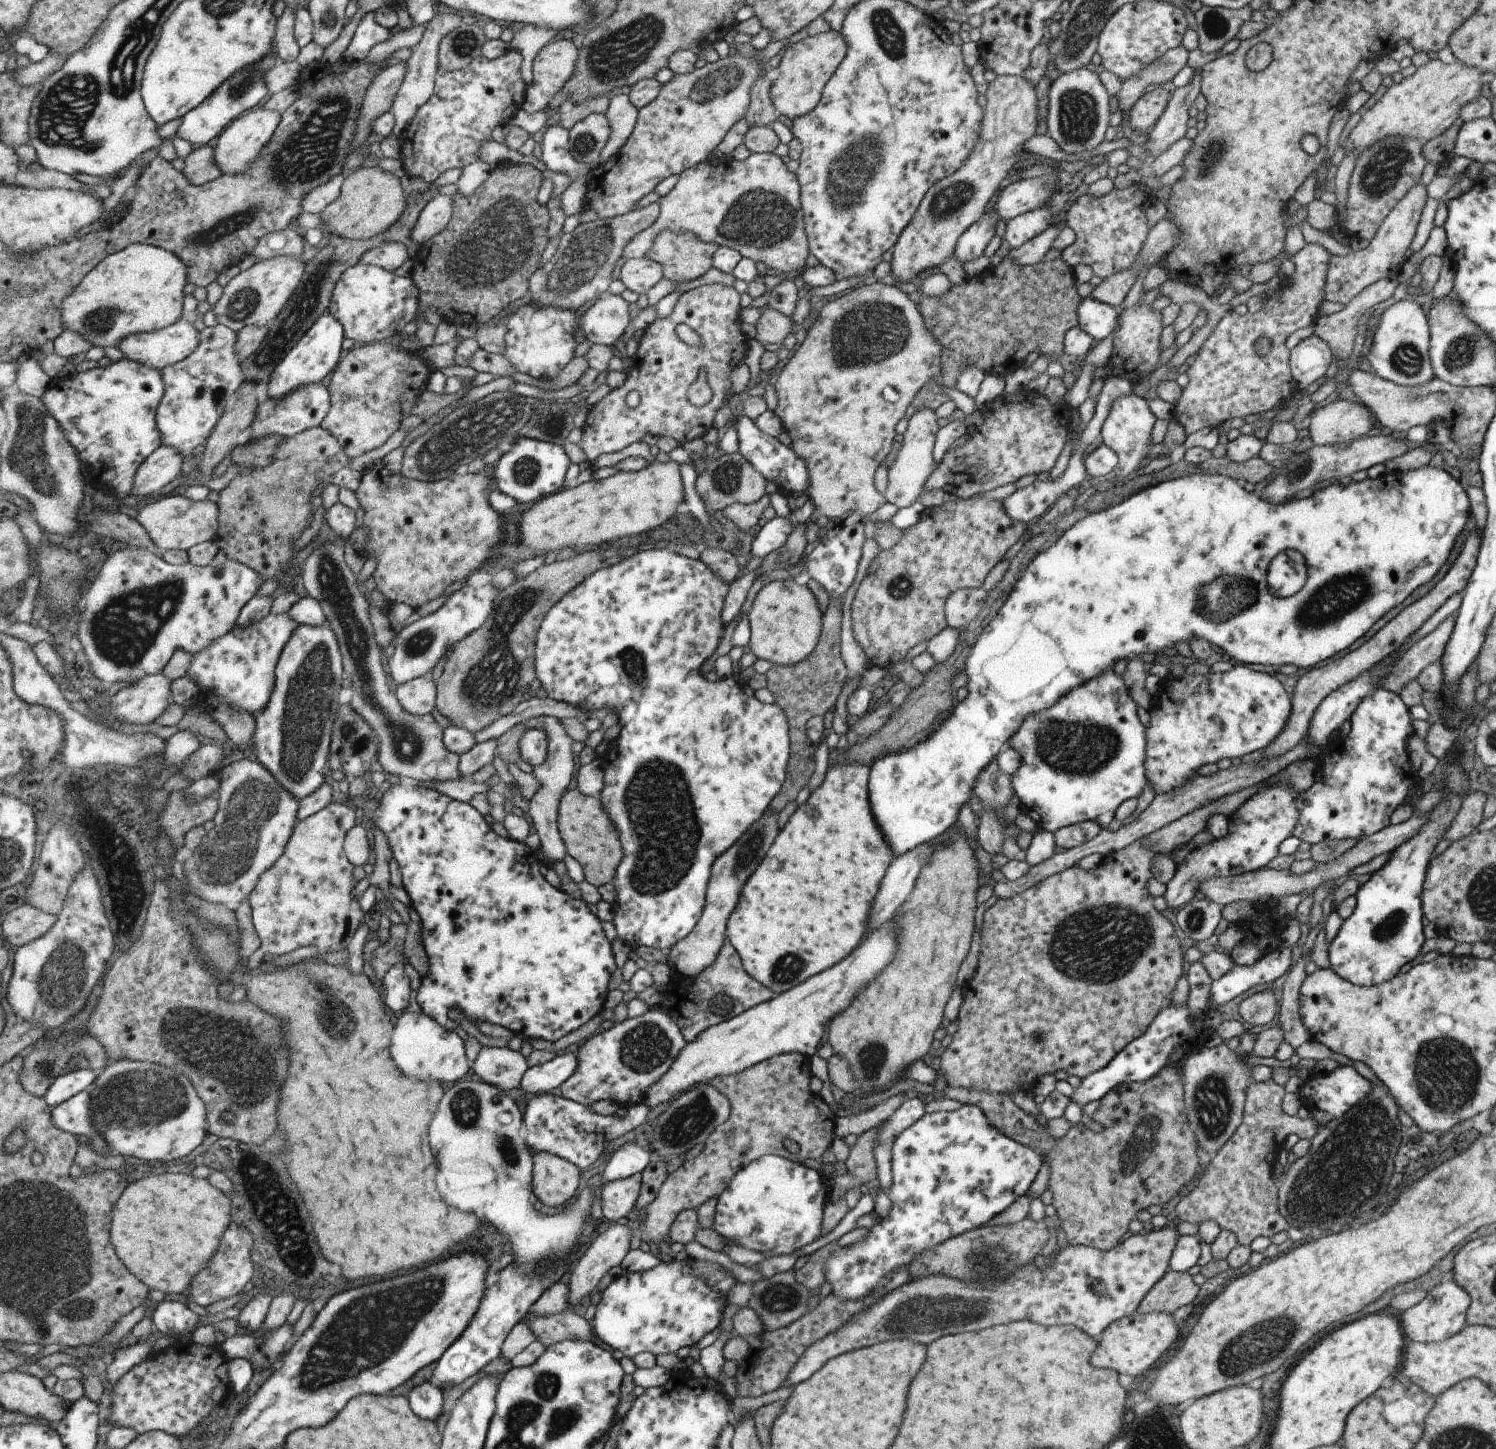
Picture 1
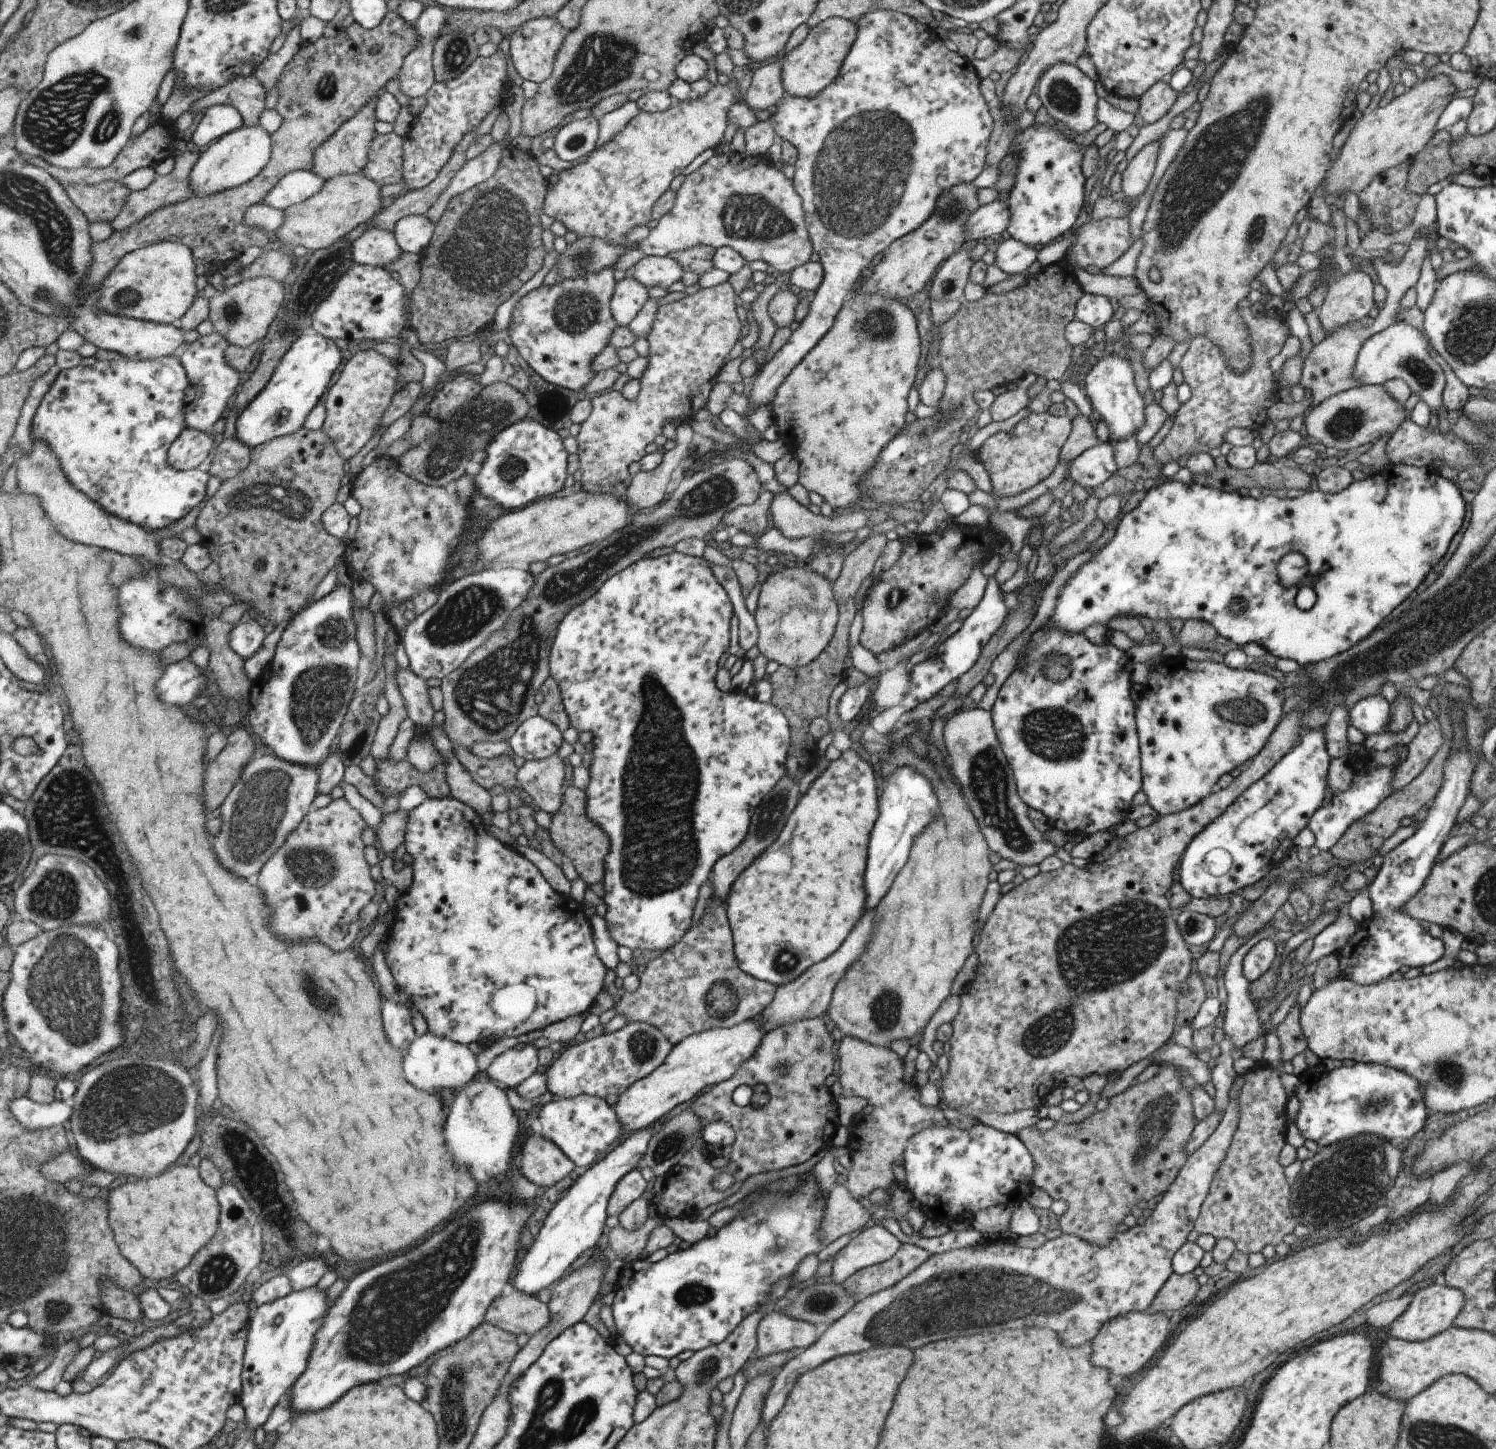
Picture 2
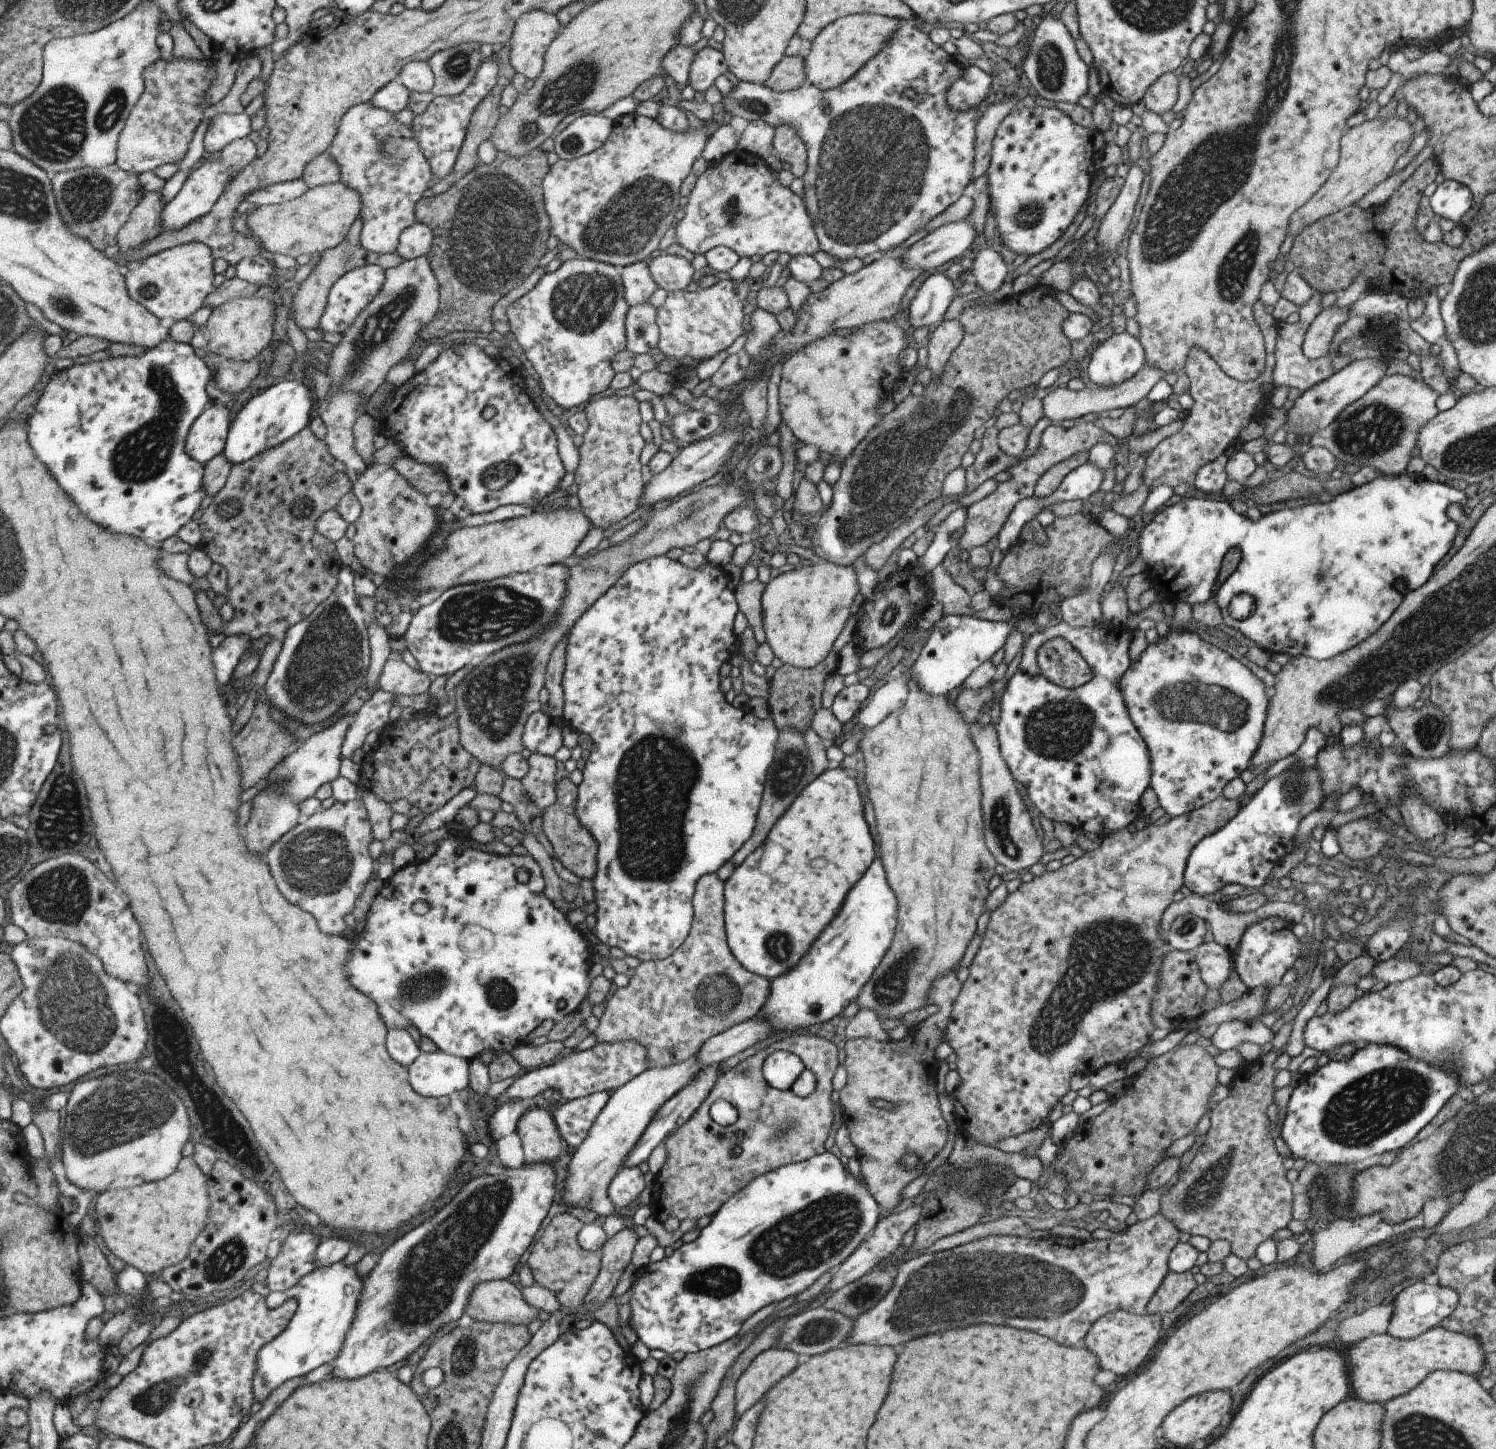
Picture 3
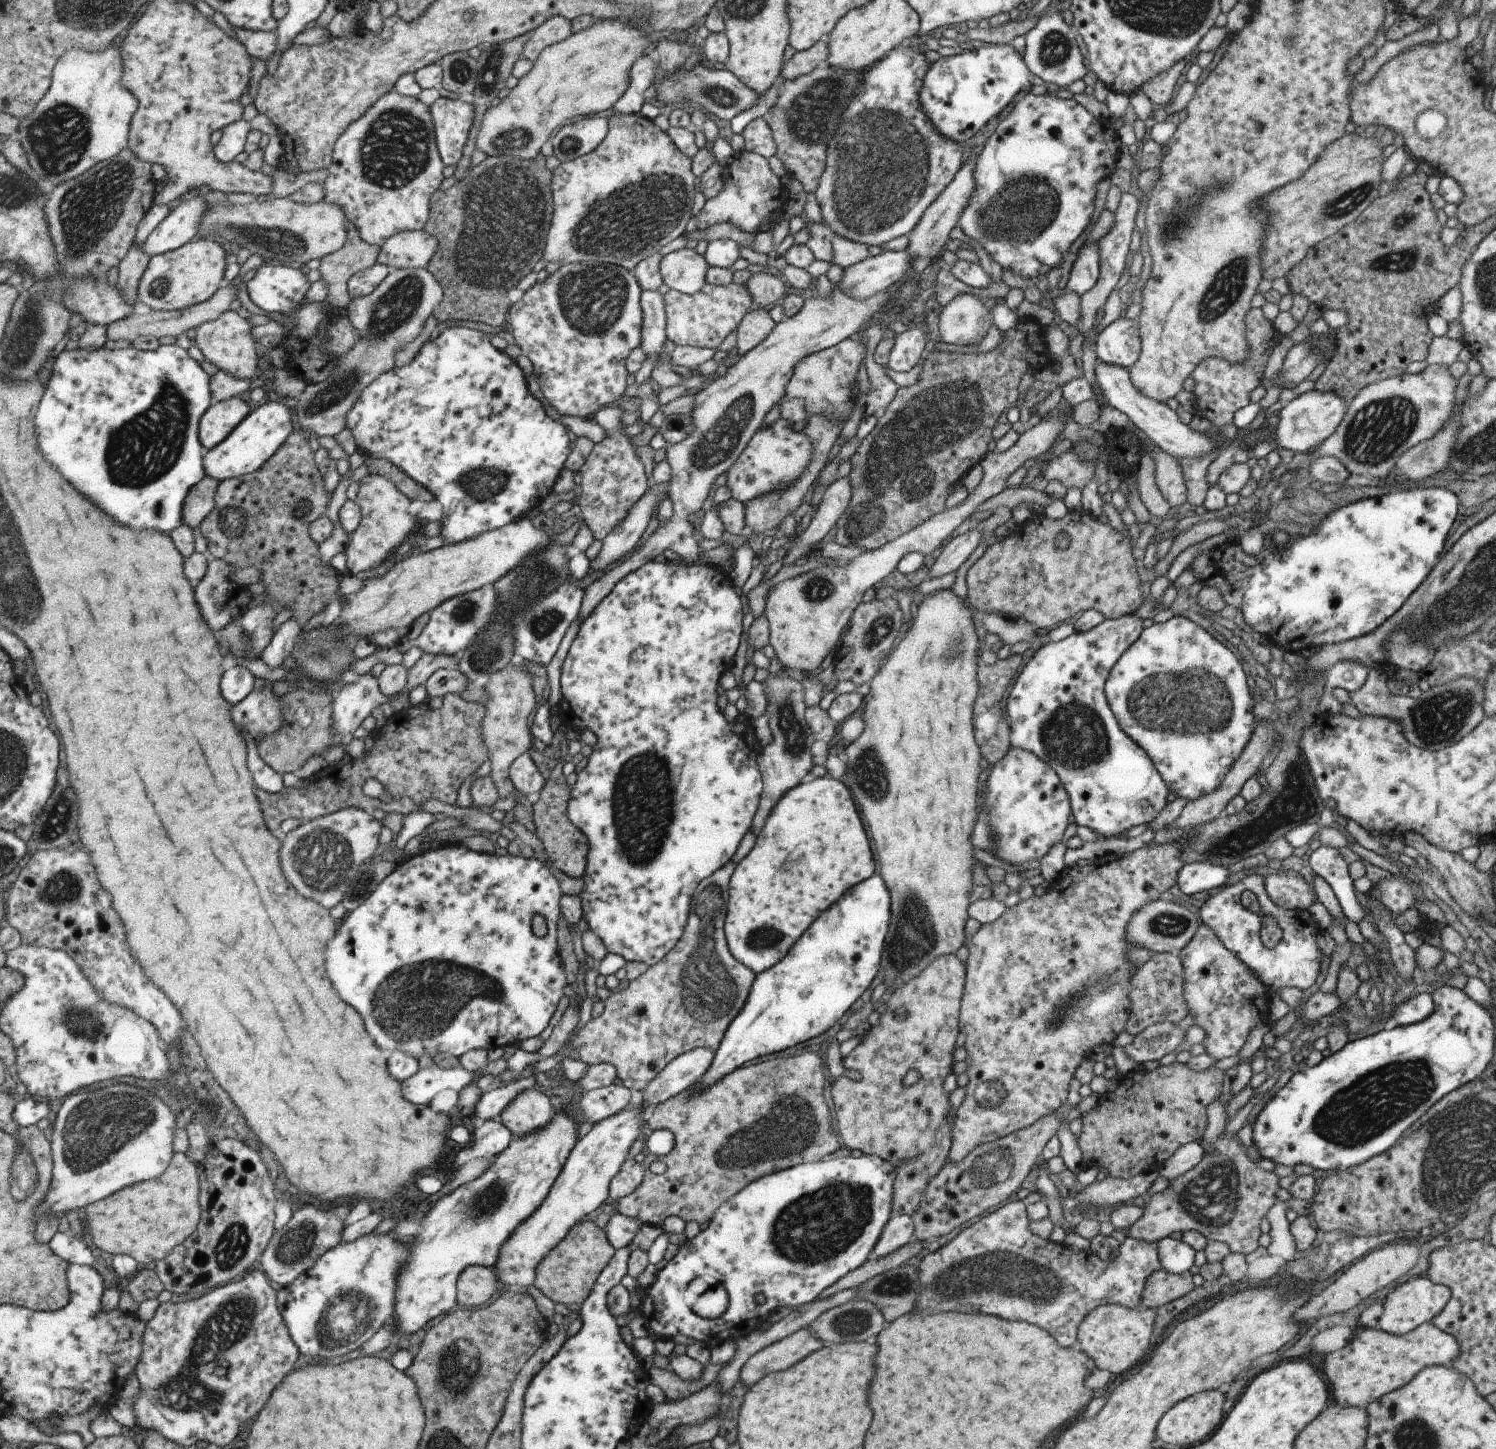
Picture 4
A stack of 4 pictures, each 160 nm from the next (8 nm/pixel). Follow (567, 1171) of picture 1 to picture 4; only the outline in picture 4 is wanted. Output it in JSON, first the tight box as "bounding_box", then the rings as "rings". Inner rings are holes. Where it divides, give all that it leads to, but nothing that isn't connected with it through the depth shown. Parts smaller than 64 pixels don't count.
{"bounding_box":[501,1087,553,1137],"rings":[[[534,1087],[523,1089],[502,1111],[501,1121],[520,1137],[541,1128],[553,1114],[548,1096]]]}

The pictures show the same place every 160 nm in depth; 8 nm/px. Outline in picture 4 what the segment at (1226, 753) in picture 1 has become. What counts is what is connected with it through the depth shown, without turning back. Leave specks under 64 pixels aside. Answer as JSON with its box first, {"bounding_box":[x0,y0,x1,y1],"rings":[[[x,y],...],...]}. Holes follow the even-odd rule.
{"bounding_box":[1102,615,1255,801],"rings":[[[1175,615],[1163,623],[1153,623],[1148,628],[1142,629],[1137,640],[1121,653],[1117,662],[1111,667],[1102,691],[1119,728],[1149,757],[1155,770],[1167,785],[1168,792],[1176,792],[1177,797],[1187,798],[1187,801],[1190,801],[1212,791],[1221,782],[1231,763],[1239,756],[1249,740],[1251,730],[1254,729],[1252,710],[1255,701],[1249,693],[1250,686],[1245,683],[1247,679],[1243,673],[1237,658],[1227,647],[1221,645],[1213,636],[1189,619]]]}

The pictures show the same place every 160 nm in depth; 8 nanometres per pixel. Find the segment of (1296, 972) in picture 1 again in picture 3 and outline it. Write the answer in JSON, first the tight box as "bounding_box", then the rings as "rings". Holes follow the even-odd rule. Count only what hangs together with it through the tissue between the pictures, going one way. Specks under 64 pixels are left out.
{"bounding_box":[1158,1048,1292,1261],"rings":[[[1284,1048],[1280,1053],[1273,1053],[1270,1051],[1265,1056],[1259,1058],[1259,1060],[1251,1063],[1245,1063],[1242,1067],[1235,1069],[1233,1077],[1228,1082],[1227,1096],[1225,1096],[1225,1098],[1223,1098],[1221,1101],[1217,1102],[1213,1110],[1210,1112],[1210,1124],[1204,1138],[1205,1151],[1201,1146],[1198,1148],[1198,1151],[1195,1153],[1193,1159],[1183,1169],[1179,1168],[1181,1172],[1179,1172],[1179,1174],[1176,1176],[1175,1182],[1173,1182],[1173,1184],[1169,1184],[1169,1187],[1165,1190],[1165,1193],[1161,1194],[1159,1198],[1160,1205],[1158,1212],[1162,1213],[1167,1220],[1171,1221],[1176,1226],[1178,1231],[1183,1232],[1183,1234],[1199,1235],[1209,1239],[1210,1241],[1217,1239],[1226,1240],[1230,1244],[1230,1252],[1237,1256],[1237,1258],[1244,1261],[1253,1257],[1255,1254],[1255,1248],[1257,1248],[1257,1246],[1259,1246],[1263,1240],[1271,1238],[1271,1235],[1273,1232],[1275,1232],[1275,1230],[1284,1228],[1287,1222],[1292,1218],[1290,1211],[1290,1206],[1292,1203],[1291,1185],[1285,1179],[1286,1171],[1281,1165],[1283,1158],[1276,1154],[1273,1142],[1271,1141],[1271,1138],[1267,1136],[1267,1127],[1270,1121],[1265,1115],[1265,1109],[1272,1101],[1273,1092],[1275,1091],[1273,1090],[1273,1086],[1271,1086],[1271,1080],[1277,1071],[1273,1070],[1271,1064],[1275,1058],[1283,1052]]]}

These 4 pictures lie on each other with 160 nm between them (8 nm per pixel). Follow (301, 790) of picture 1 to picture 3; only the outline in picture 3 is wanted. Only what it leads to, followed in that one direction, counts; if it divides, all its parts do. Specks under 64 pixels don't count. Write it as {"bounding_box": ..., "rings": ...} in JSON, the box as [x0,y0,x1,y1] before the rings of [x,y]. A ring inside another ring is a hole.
{"bounding_box":[261,566,371,724],"rings":[[[344,566],[339,569],[341,578],[334,593],[313,612],[308,619],[291,627],[285,639],[281,654],[274,662],[274,667],[266,681],[261,695],[267,698],[270,705],[279,707],[287,715],[302,720],[305,724],[319,724],[329,720],[362,684],[369,664],[371,664],[371,646],[367,630],[367,614],[361,610],[357,592],[353,588],[355,572]]]}

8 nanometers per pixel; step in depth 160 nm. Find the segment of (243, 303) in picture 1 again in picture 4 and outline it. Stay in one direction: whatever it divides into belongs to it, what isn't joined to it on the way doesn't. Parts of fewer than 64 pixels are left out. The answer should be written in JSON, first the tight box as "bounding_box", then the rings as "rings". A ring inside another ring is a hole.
{"bounding_box":[192,311,260,380],"rings":[[[236,311],[224,312],[217,320],[202,324],[197,328],[197,333],[192,339],[204,354],[205,360],[212,363],[218,370],[221,369],[235,378],[247,378],[247,380],[257,380],[260,376],[257,366],[259,366],[259,352],[257,344],[251,336],[251,324]]]}

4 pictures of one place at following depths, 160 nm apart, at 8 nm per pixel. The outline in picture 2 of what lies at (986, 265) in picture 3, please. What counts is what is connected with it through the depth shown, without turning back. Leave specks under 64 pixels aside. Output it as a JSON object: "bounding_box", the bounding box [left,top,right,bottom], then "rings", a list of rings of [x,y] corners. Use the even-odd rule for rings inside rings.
{"bounding_box":[993,237,1038,275],"rings":[[[1002,237],[994,253],[993,265],[1007,275],[1025,271],[1036,260],[1038,249],[1025,246],[1010,237]]]}

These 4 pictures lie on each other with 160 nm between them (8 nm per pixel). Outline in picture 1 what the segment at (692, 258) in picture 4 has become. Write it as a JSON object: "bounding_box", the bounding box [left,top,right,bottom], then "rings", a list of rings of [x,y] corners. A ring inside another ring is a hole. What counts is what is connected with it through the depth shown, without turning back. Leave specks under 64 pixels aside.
{"bounding_box":[619,257,662,294],"rings":[[[649,257],[626,259],[619,270],[619,280],[627,290],[643,294],[662,277],[662,264]]]}

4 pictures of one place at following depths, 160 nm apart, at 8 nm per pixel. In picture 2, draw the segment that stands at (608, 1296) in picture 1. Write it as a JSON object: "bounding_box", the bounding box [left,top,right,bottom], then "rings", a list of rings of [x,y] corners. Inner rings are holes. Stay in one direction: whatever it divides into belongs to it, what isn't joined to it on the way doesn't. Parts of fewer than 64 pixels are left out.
{"bounding_box":[610,1173,827,1361],"rings":[[[811,1173],[789,1192],[767,1192],[761,1200],[755,1200],[755,1206],[747,1206],[743,1216],[733,1218],[723,1228],[712,1230],[685,1250],[678,1249],[653,1264],[643,1258],[625,1263],[610,1305],[617,1344],[622,1350],[641,1357],[655,1356],[668,1361],[684,1351],[693,1354],[723,1342],[747,1314],[752,1314],[767,1300],[777,1280],[795,1273],[806,1254],[818,1254],[824,1248],[817,1238],[817,1228],[825,1216],[827,1194],[817,1190],[817,1180]]]}

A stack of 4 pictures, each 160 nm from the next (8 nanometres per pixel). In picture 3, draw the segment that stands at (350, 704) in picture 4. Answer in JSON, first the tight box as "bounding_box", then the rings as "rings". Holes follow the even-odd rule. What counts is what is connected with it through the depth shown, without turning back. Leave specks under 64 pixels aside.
{"bounding_box":[245,712,357,853],"rings":[[[357,712],[343,715],[332,725],[310,736],[297,750],[272,770],[269,778],[272,784],[255,796],[253,812],[249,824],[245,826],[245,840],[249,840],[249,848],[254,853],[261,853],[269,844],[275,844],[284,834],[293,830],[303,816],[299,810],[299,802],[316,796],[316,792],[325,784],[339,778],[342,751],[348,730]]]}

